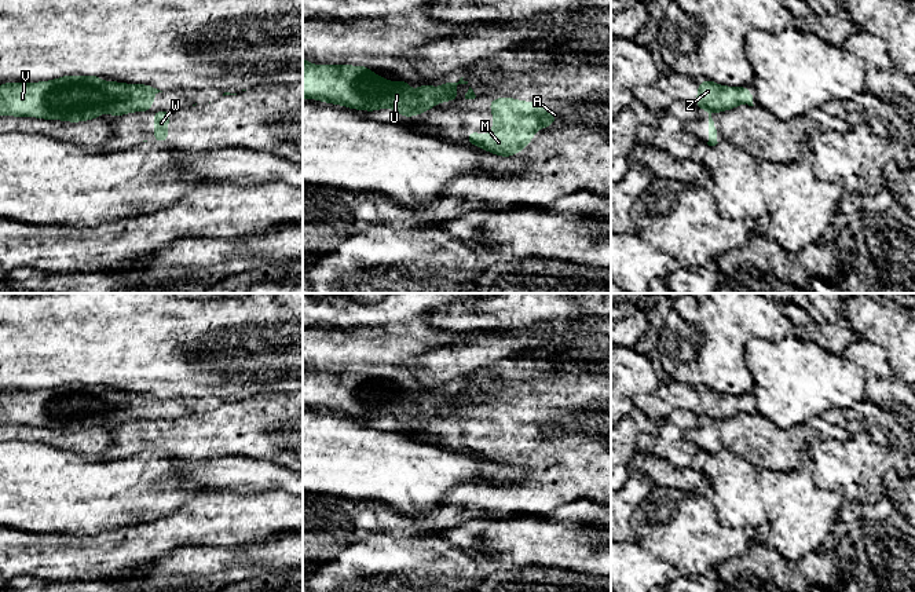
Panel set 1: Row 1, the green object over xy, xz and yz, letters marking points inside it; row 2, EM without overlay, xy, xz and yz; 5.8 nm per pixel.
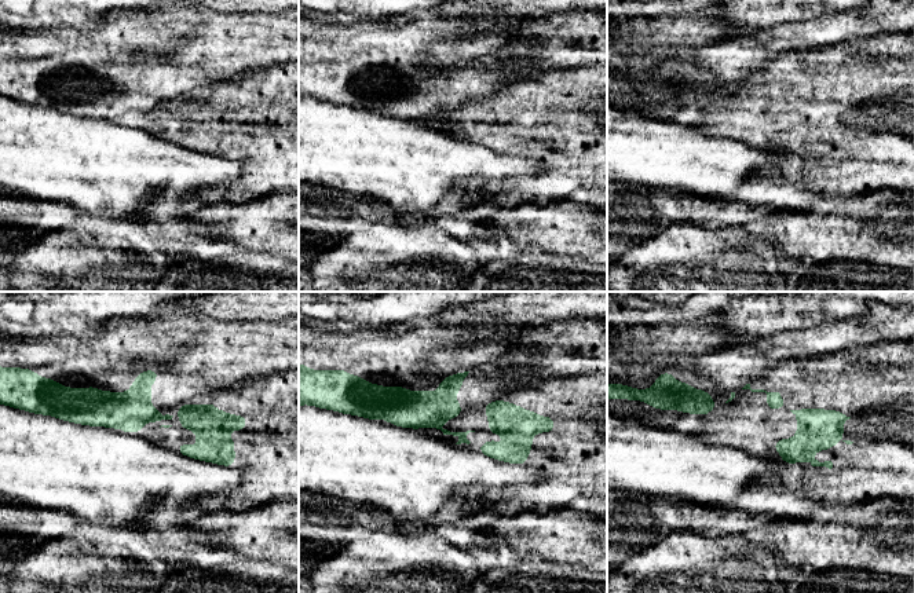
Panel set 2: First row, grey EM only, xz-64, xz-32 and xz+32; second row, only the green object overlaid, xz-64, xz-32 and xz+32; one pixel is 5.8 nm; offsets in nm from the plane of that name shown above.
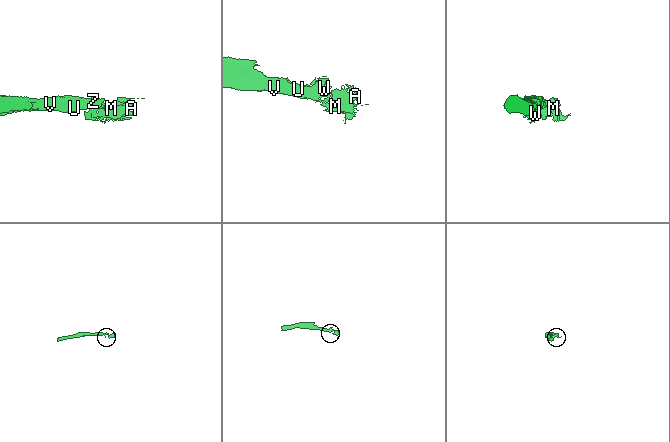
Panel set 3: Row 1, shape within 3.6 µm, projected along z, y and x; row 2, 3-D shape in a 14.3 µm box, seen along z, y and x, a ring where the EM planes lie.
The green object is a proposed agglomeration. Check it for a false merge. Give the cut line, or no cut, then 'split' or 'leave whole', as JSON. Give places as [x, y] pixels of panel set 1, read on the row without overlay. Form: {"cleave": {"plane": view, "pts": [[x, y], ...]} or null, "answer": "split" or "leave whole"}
{"cleave": {"plane": "xz", "pts": [[454, 397], [450, 402], [456, 408]]}, "answer": "split"}

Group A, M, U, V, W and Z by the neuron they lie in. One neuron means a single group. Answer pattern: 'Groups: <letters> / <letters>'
Groups: A M W / U V Z

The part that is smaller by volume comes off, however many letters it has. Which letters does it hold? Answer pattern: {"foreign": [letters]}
{"foreign": ["A", "M", "W"]}

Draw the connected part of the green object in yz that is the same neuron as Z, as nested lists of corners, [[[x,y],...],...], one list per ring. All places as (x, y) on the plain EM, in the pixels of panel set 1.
[[[702,388],[693,412],[700,419],[726,420],[742,412],[753,413],[753,403],[751,398],[746,395],[725,395],[710,388]]]

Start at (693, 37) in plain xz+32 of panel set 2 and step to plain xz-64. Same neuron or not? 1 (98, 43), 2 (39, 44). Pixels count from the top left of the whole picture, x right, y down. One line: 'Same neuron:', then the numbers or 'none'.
Same neuron: 1, 2

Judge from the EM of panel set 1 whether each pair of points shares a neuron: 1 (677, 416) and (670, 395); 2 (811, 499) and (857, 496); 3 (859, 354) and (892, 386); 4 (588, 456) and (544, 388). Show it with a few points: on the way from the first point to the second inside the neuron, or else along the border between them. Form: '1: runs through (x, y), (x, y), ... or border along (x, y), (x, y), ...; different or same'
1: border along (688, 409), (673, 410); different
2: border along (813, 482), (822, 489), (838, 492), (845, 499); different
3: runs through (867, 361), (884, 377); same
4: runs through (579, 439), (573, 432), (573, 417), (560, 405); same

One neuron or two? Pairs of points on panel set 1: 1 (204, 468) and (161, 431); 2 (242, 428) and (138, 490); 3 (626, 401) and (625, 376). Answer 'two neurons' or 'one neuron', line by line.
1: two neurons
2: two neurons
3: one neuron

